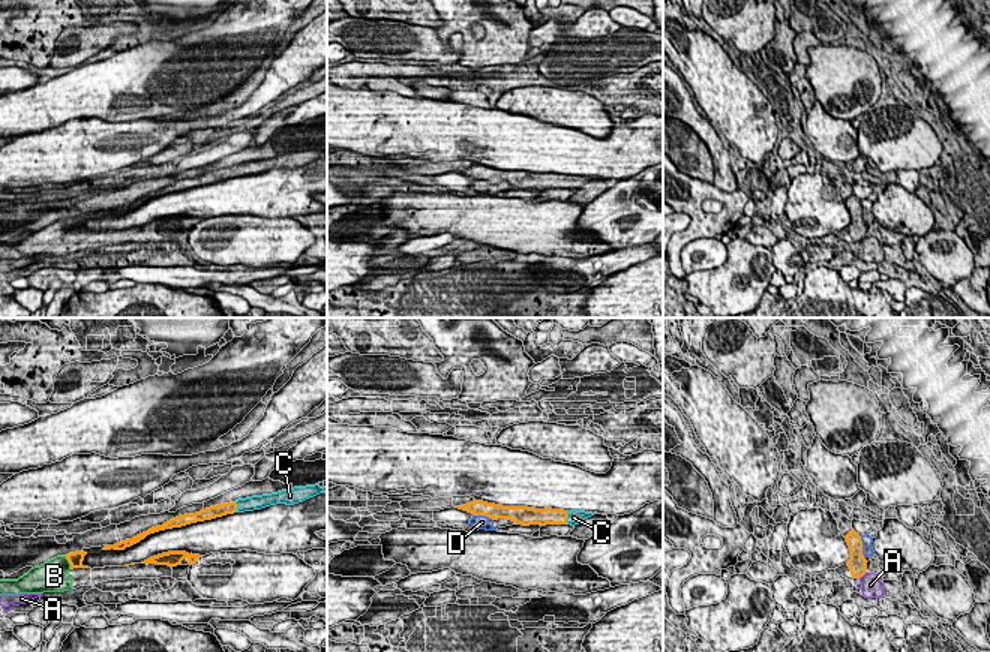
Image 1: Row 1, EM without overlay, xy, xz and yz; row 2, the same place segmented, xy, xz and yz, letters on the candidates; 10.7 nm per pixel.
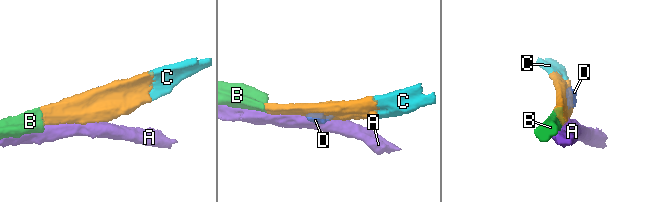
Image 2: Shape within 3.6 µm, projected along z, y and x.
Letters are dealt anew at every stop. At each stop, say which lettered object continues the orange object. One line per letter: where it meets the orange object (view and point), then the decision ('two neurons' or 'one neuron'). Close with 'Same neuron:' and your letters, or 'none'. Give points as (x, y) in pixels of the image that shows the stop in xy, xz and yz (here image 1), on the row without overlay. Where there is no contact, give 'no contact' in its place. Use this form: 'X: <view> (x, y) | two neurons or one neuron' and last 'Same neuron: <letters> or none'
A: yz (861, 240) | two neurons
B: xy (69, 227) | one neuron
C: xz (566, 182) | one neuron
D: yz (861, 212) | two neurons
Same neuron: B, C

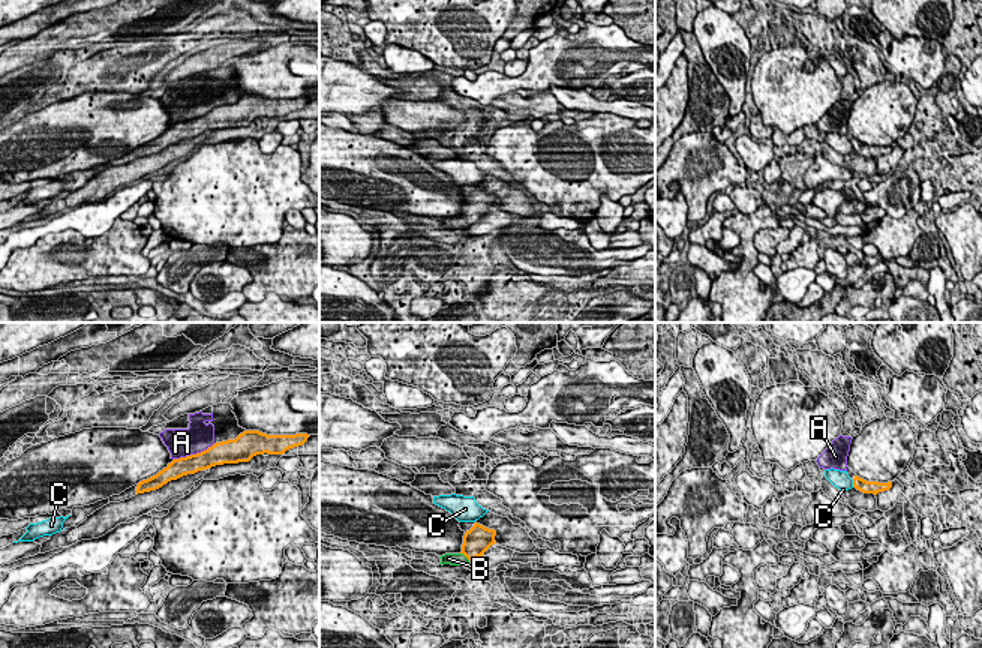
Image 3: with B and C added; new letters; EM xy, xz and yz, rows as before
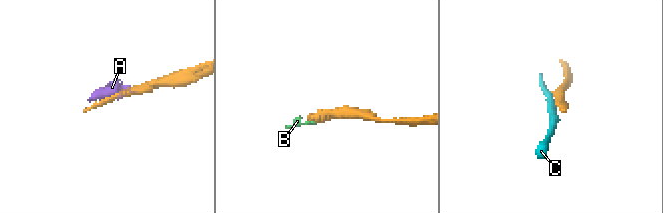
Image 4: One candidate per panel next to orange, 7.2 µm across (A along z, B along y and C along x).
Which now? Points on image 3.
A: xy (194, 119) | two neurons
B: xz (465, 219) | one neuron
C: yz (853, 147) | two neurons
Same neuron: B

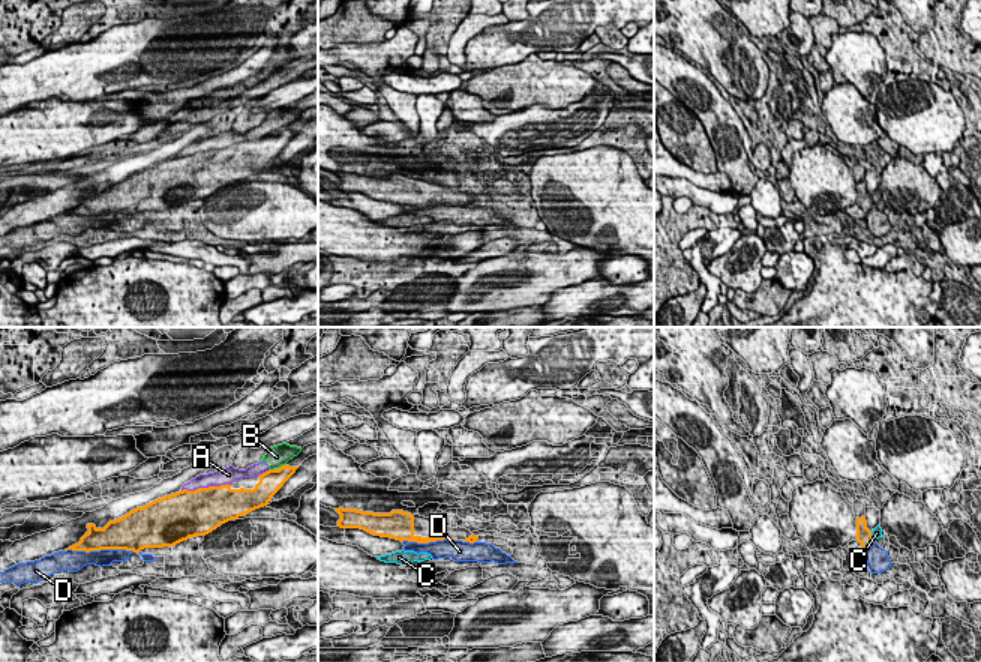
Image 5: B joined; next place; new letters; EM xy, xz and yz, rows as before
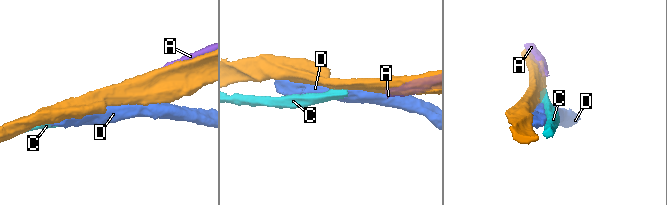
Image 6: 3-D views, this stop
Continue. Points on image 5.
A: xy (206, 152) | two neurons
B: xy (282, 129) | two neurons
C: yz (872, 200) | two neurons
D: xy (99, 213) | two neurons
Same neuron: none

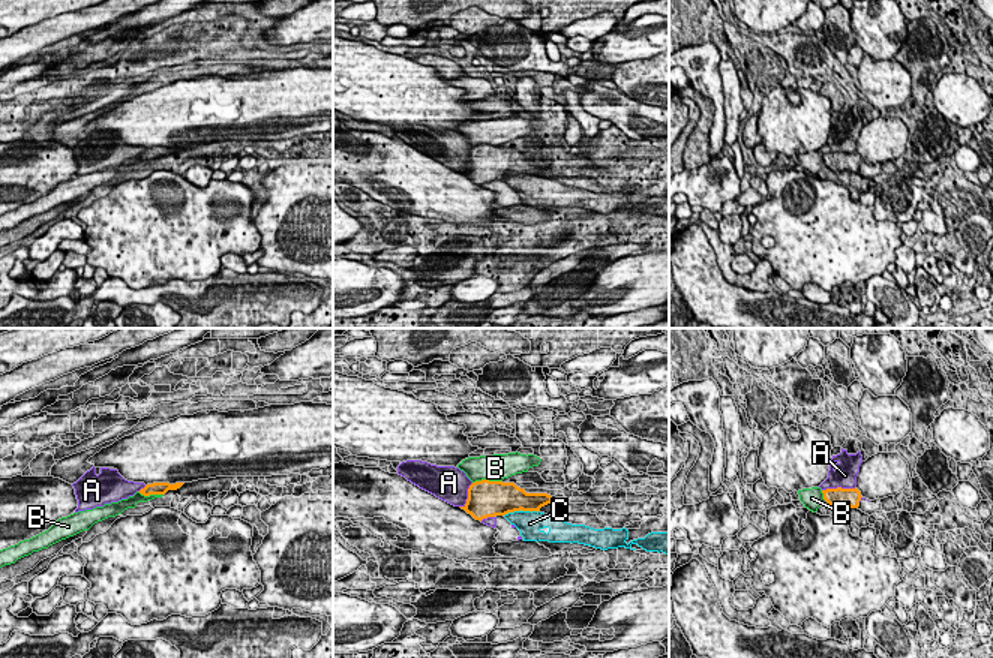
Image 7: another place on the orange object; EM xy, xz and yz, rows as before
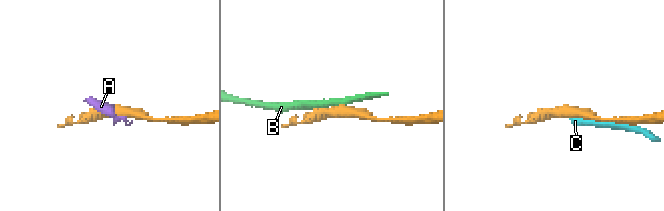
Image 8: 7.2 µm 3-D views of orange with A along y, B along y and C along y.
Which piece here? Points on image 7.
A: yz (839, 152) | two neurons
B: xz (486, 144) | two neurons
C: xz (531, 176) | two neurons
Same neuron: none

